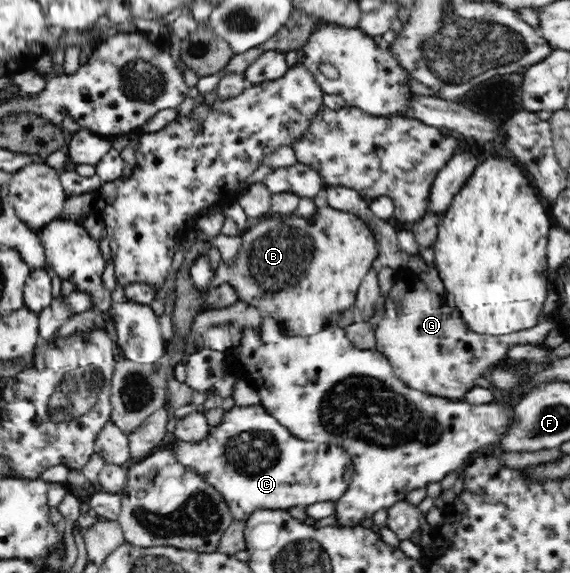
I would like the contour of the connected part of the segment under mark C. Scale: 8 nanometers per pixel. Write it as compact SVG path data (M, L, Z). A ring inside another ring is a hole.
M260 404L233 406L225 412L222 424L212 428L201 442L183 442L172 436L172 432L167 441L173 445L177 459L183 465L205 475L205 479L217 487L217 491L231 507L233 519L247 520L249 514L259 507L287 510L297 504L305 507L314 502L334 501L345 492L354 473L353 459L347 449L335 443L317 443L293 436L277 423L273 415L267 414Z

